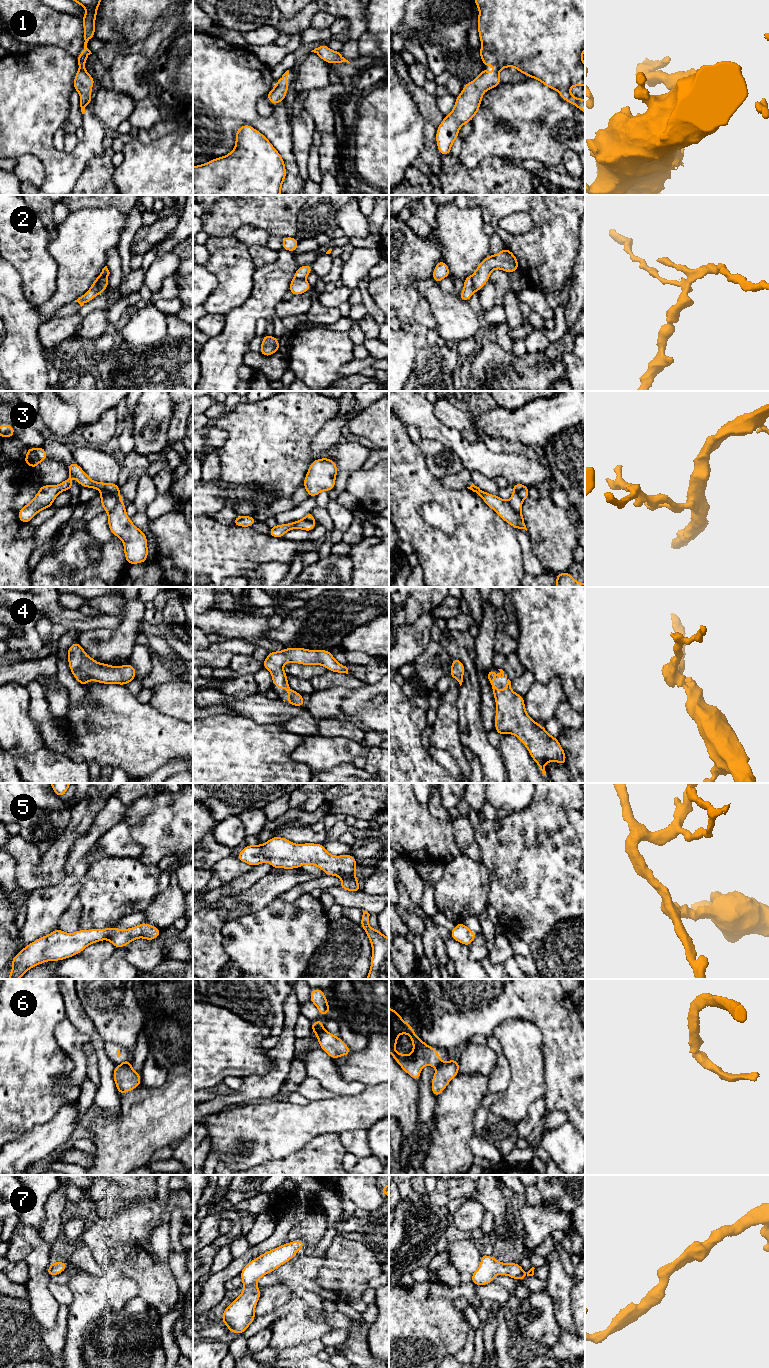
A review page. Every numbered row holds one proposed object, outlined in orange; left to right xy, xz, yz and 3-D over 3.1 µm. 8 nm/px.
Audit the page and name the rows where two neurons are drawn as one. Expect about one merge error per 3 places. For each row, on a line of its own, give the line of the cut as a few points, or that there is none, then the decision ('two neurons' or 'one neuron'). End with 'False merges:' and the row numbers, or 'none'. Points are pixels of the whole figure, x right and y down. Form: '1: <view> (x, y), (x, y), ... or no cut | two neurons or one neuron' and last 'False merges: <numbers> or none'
1: no cut | one neuron
2: xy (108, 274), (99, 281), (95, 294) | two neurons
3: yz (525, 486), (519, 491), (519, 496), (522, 500) | two neurons
4: no cut | one neuron
5: no cut | one neuron
6: xz (314, 1022), (318, 1028), (323, 1029) | two neurons
7: no cut | one neuron
False merges: 2, 3, 6

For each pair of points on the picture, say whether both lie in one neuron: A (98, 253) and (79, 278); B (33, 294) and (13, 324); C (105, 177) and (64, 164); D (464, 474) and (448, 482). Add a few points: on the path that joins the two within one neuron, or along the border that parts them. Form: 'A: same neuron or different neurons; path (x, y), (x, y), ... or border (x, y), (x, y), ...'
A: same neuron; path (92, 259), (79, 272)
B: different neurons; border (20, 279), (24, 297), (35, 307)
C: different neurons; border (100, 154), (89, 160), (74, 184)
D: same neuron; path (460, 478), (457, 481), (452, 481)

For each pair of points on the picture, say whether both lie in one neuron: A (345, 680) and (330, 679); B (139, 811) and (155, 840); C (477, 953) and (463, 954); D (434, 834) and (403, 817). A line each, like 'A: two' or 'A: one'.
A: one
B: two
C: two
D: one

